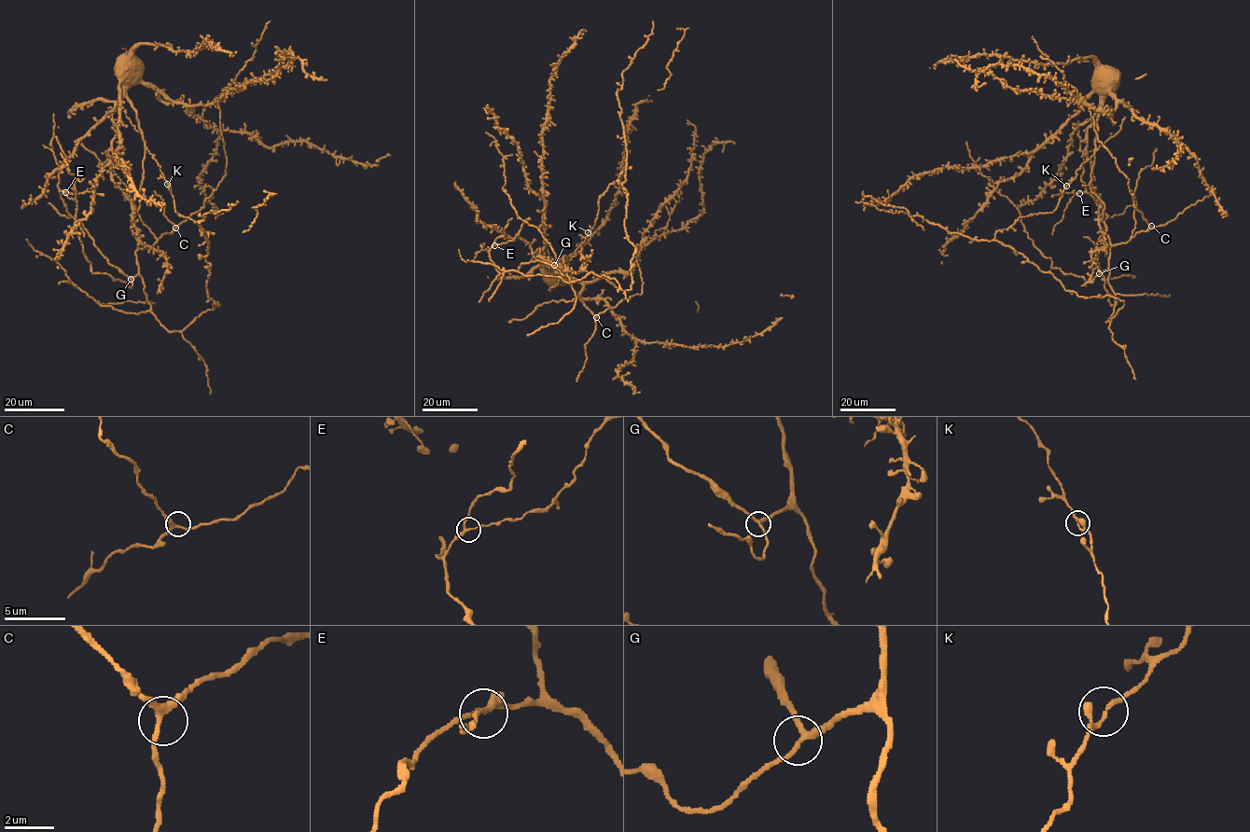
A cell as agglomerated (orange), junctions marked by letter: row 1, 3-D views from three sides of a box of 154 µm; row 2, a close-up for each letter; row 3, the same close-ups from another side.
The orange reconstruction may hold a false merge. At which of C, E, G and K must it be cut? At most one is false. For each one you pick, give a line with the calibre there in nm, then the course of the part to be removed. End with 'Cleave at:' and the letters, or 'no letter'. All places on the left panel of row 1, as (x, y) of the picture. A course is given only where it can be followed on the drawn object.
K: Thickness 130 nm
Cleave at: K

